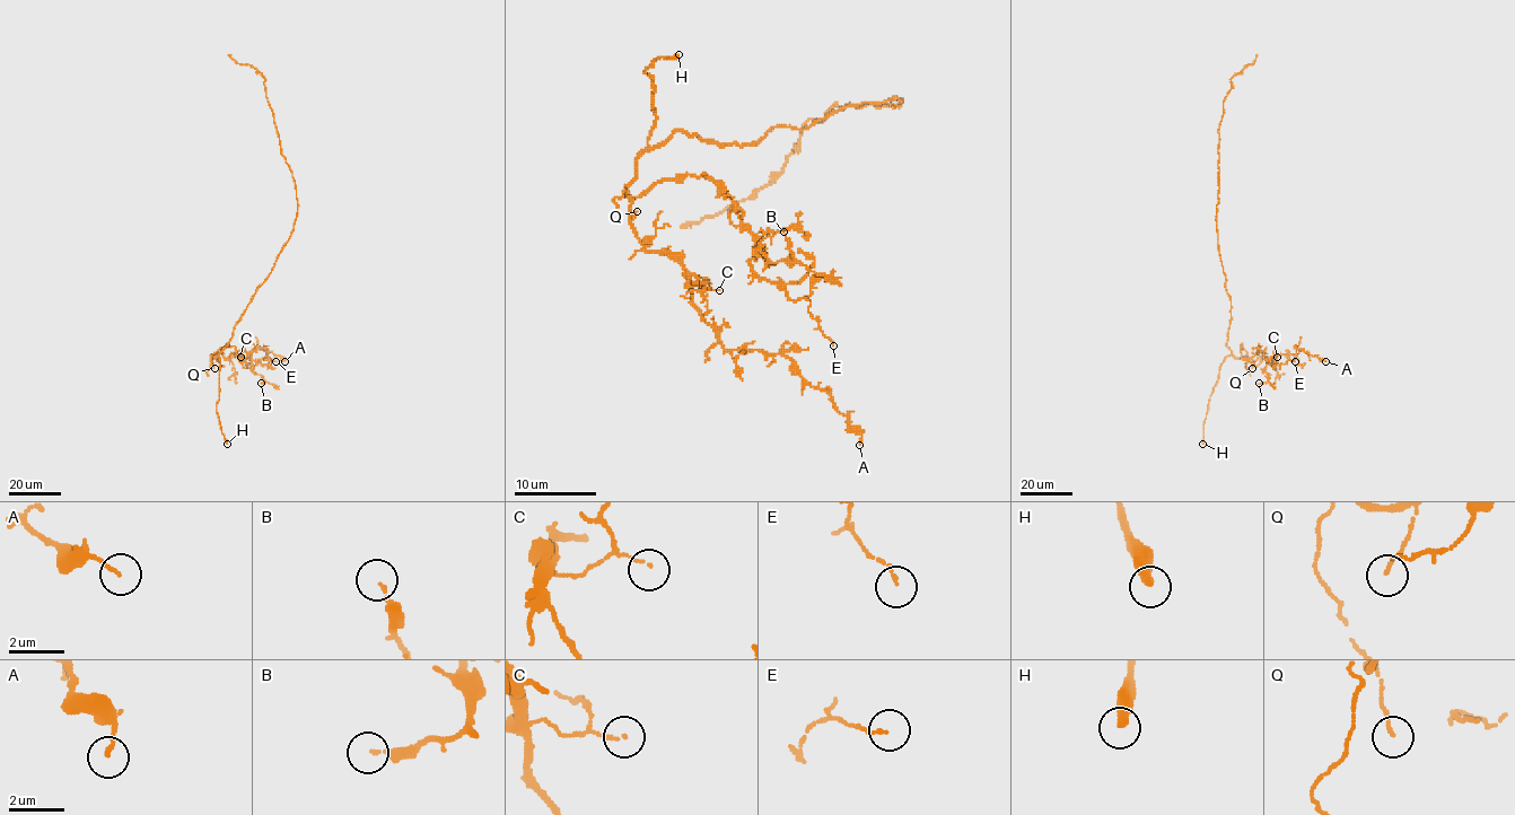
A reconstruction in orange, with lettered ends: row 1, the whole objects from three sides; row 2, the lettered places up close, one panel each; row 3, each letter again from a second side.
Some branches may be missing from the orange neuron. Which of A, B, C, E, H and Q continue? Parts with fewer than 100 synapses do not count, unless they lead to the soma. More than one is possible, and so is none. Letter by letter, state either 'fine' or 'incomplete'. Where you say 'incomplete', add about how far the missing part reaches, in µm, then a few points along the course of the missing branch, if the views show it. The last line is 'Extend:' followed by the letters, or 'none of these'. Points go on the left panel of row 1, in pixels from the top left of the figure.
A: fine
B: fine
C: fine
E: fine
H: incomplete; missing 15 µm; course (227, 444), (228, 476)
Q: fine
Extend: H

